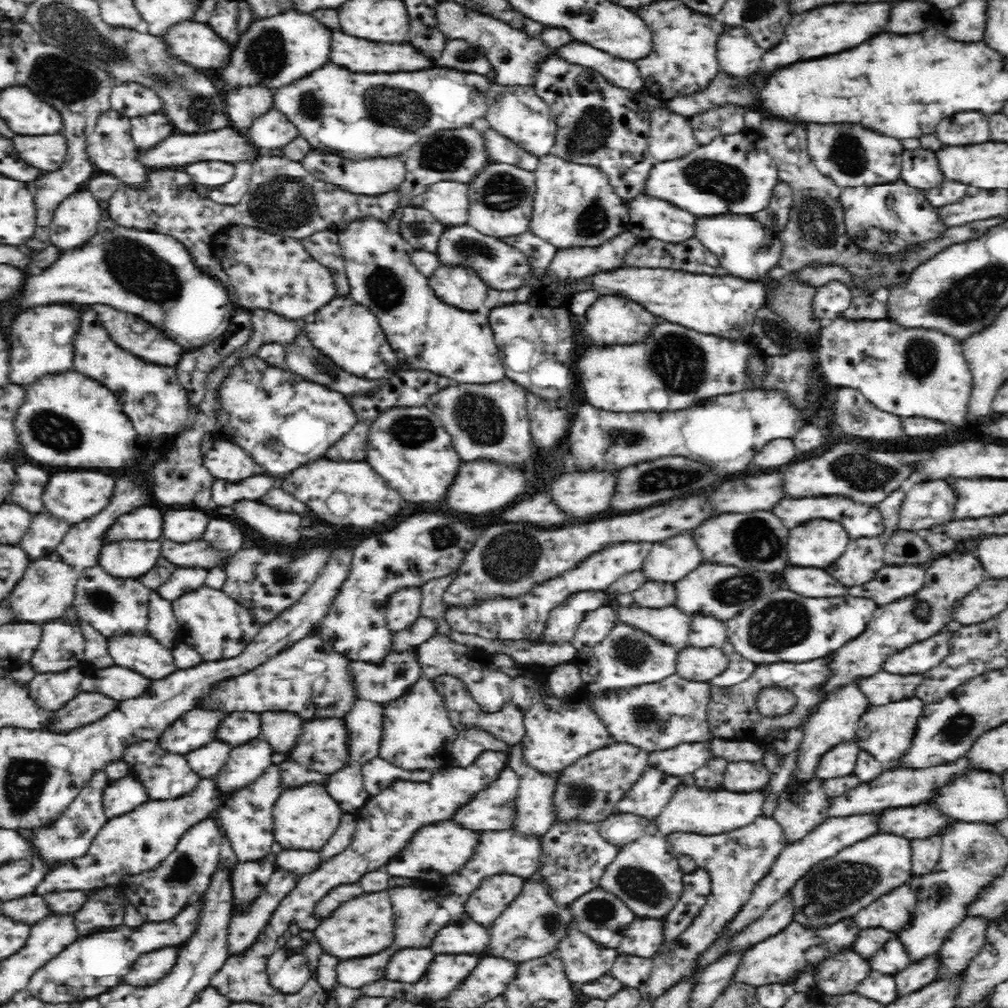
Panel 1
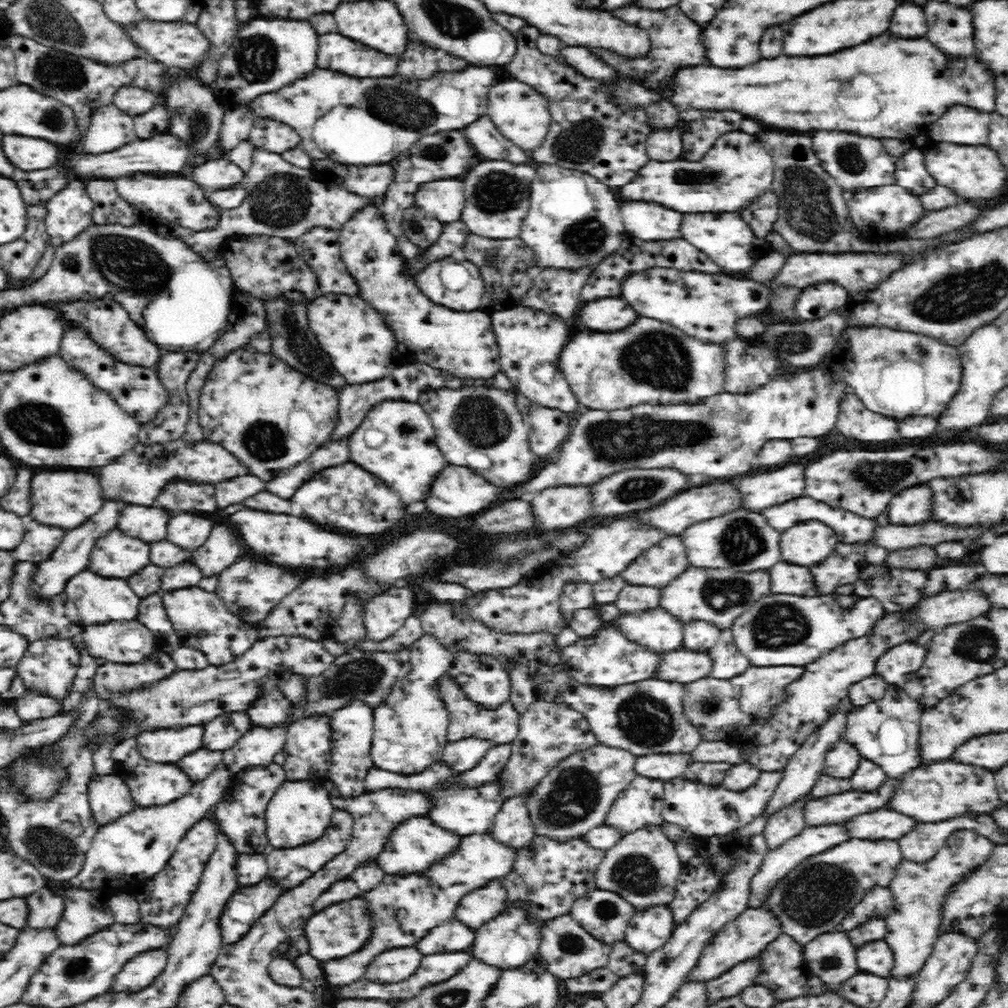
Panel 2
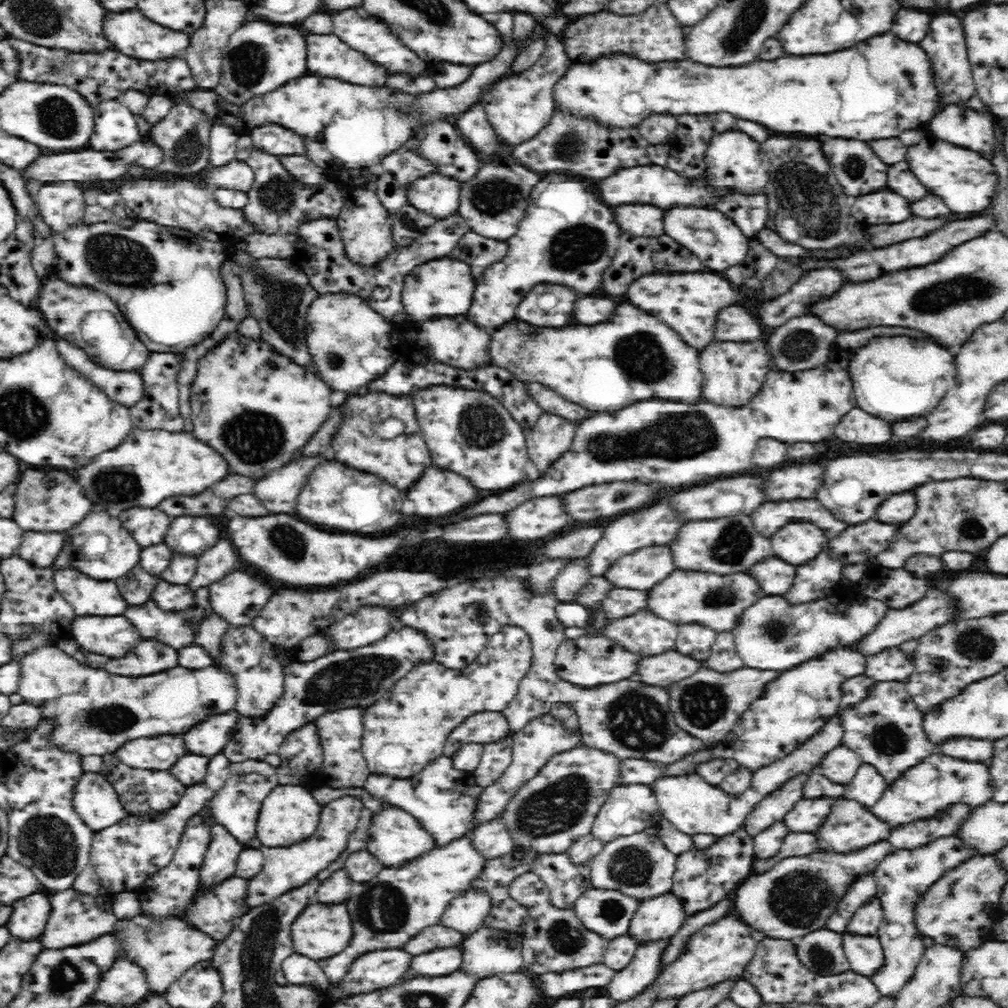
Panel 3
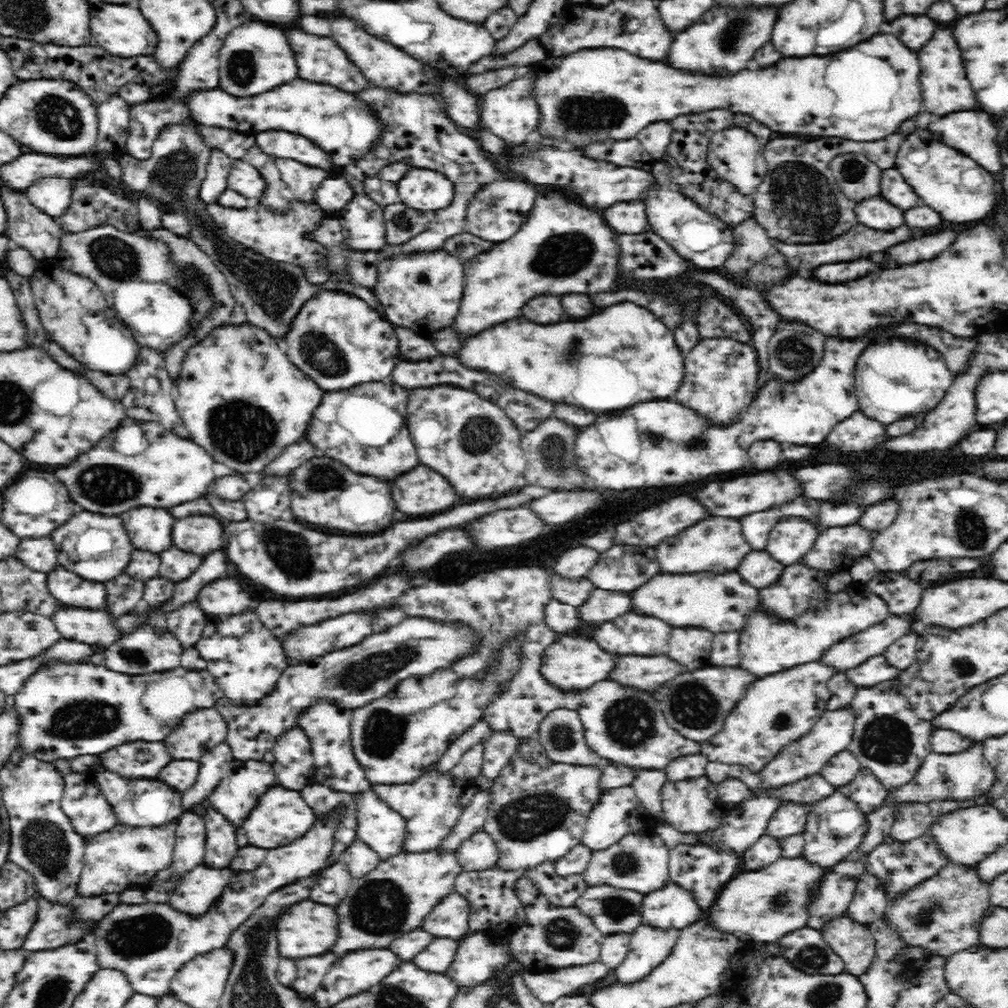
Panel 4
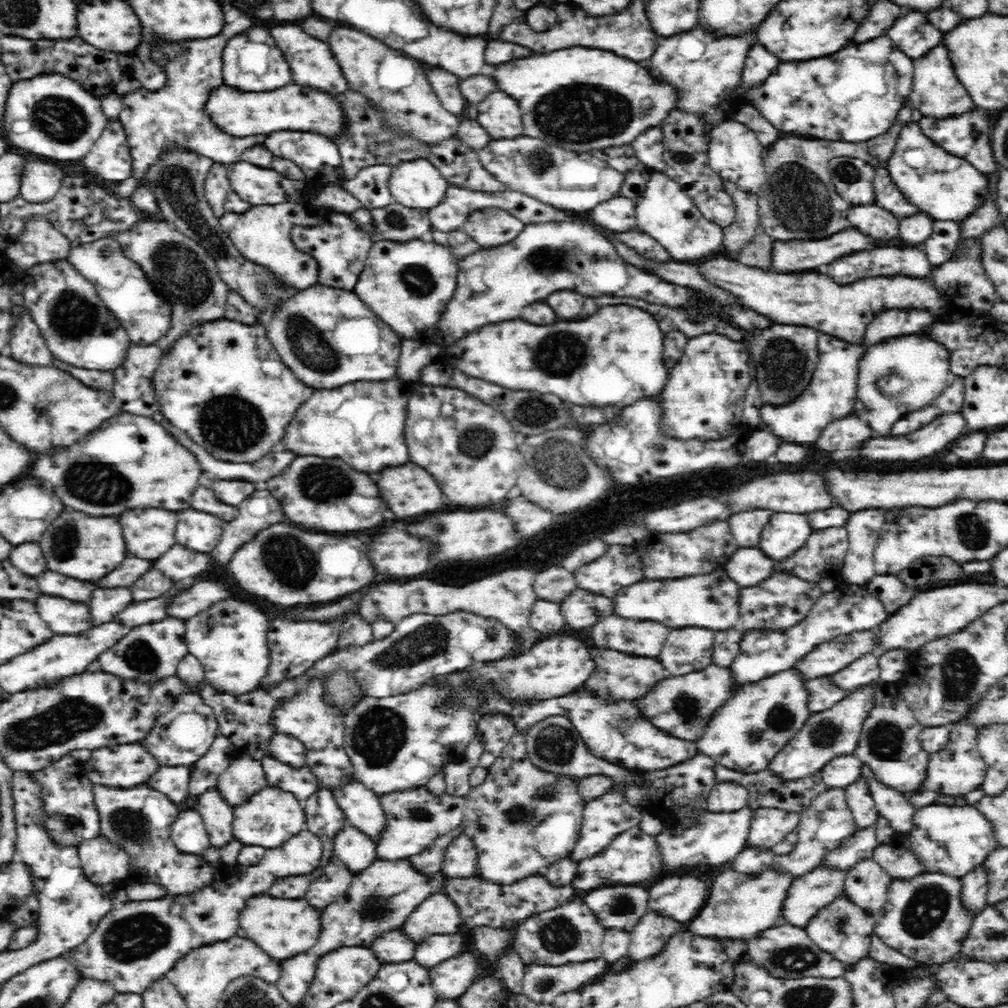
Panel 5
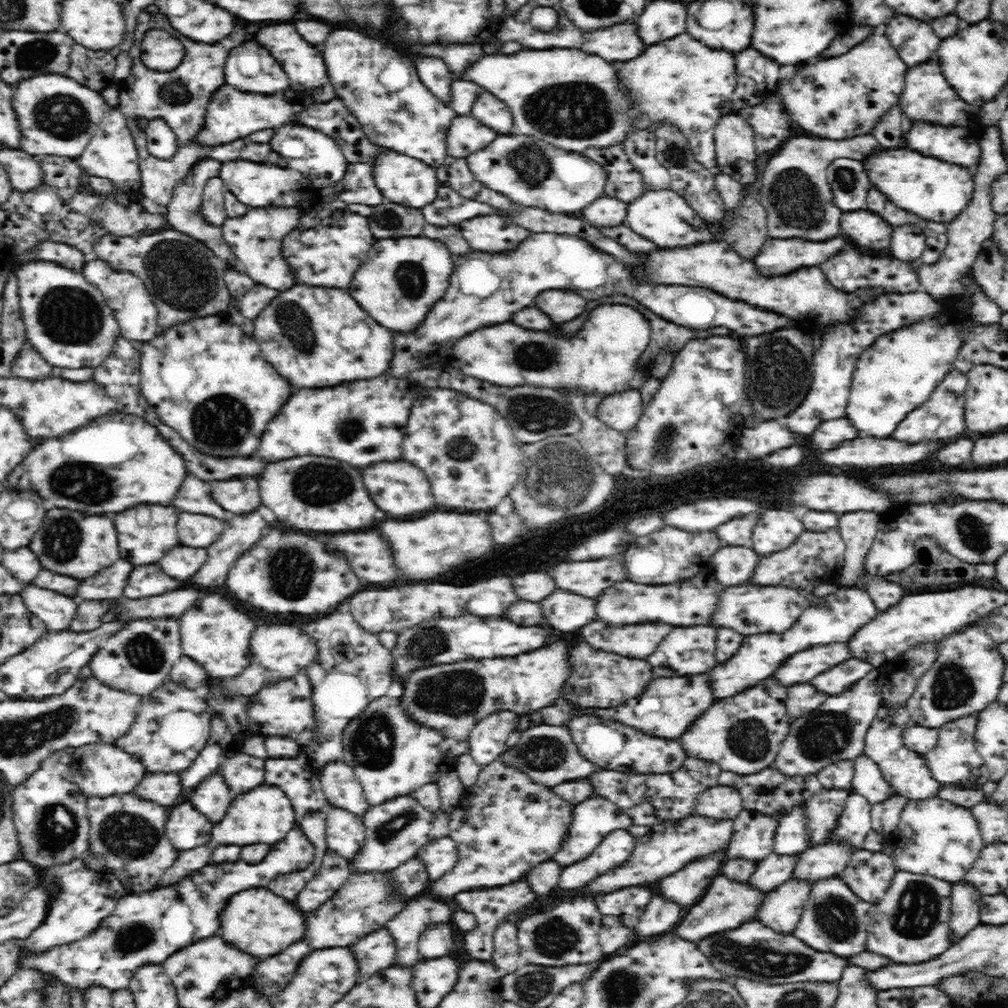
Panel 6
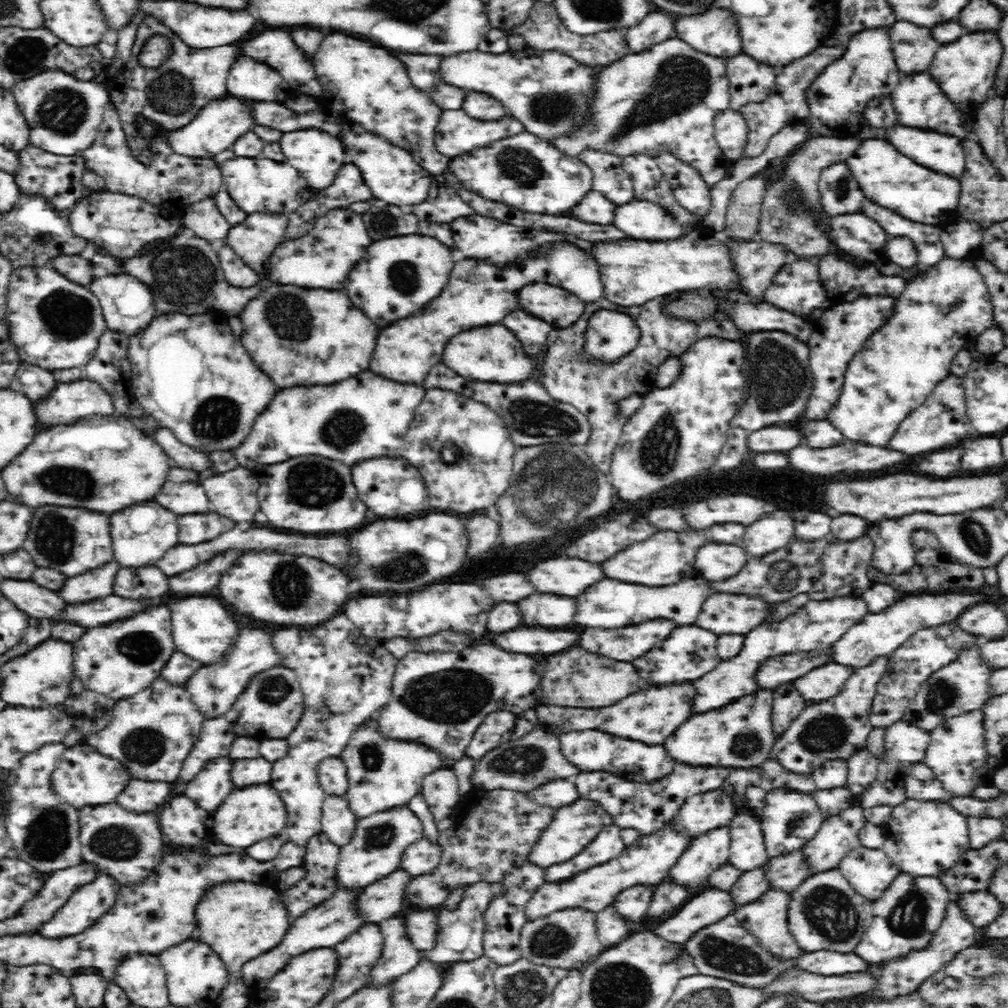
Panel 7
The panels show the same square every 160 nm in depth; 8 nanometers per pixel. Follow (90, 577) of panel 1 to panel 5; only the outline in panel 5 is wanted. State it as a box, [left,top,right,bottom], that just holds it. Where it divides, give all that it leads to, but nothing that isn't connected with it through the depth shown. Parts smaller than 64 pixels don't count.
[36,569,96,602]

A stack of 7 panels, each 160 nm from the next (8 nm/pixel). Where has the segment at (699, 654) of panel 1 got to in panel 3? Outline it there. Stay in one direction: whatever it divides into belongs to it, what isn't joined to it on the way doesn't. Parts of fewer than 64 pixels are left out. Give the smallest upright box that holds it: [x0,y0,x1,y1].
[632,652,702,686]

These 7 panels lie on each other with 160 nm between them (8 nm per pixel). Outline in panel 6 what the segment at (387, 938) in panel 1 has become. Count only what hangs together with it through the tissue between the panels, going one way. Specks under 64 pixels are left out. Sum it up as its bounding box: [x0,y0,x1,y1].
[222,888,306,956]

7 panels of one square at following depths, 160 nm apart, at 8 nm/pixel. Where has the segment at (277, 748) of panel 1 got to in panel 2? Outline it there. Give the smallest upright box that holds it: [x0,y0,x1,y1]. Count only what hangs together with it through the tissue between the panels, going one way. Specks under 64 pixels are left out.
[246,685,292,729]

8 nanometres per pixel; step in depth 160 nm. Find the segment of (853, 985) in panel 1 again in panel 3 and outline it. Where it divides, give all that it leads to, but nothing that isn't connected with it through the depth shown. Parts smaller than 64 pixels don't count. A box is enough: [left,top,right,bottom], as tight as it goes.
[793,930,851,976]

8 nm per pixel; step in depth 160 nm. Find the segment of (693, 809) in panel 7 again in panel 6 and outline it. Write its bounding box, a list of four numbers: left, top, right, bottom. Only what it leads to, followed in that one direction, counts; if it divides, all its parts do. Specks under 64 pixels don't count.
[695,786,745,819]

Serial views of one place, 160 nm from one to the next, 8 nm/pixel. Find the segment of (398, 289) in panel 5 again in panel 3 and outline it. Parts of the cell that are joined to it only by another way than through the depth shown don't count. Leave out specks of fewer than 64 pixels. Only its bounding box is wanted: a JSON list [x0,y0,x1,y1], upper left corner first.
[402,256,476,326]

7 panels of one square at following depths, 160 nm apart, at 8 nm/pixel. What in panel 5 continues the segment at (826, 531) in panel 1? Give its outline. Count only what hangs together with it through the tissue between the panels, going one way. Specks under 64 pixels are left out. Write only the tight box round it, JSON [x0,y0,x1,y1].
[760,514,814,561]

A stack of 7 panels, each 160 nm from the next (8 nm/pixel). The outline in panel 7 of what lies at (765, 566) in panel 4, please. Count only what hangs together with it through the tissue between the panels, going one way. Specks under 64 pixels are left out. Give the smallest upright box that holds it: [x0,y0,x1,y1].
[696,544,748,582]

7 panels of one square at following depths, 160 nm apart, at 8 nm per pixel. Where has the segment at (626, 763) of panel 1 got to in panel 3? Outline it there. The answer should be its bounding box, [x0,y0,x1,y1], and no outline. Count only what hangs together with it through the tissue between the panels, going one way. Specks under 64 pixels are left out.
[502,745,623,854]

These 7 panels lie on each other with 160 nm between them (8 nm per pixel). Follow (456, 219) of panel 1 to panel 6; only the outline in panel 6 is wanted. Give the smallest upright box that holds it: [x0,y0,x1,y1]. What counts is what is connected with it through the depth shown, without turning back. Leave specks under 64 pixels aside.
[376,149,440,208]

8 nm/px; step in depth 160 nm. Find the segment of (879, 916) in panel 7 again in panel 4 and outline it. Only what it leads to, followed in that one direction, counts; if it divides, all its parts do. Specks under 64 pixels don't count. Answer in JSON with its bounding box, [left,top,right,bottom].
[884,863,992,957]

